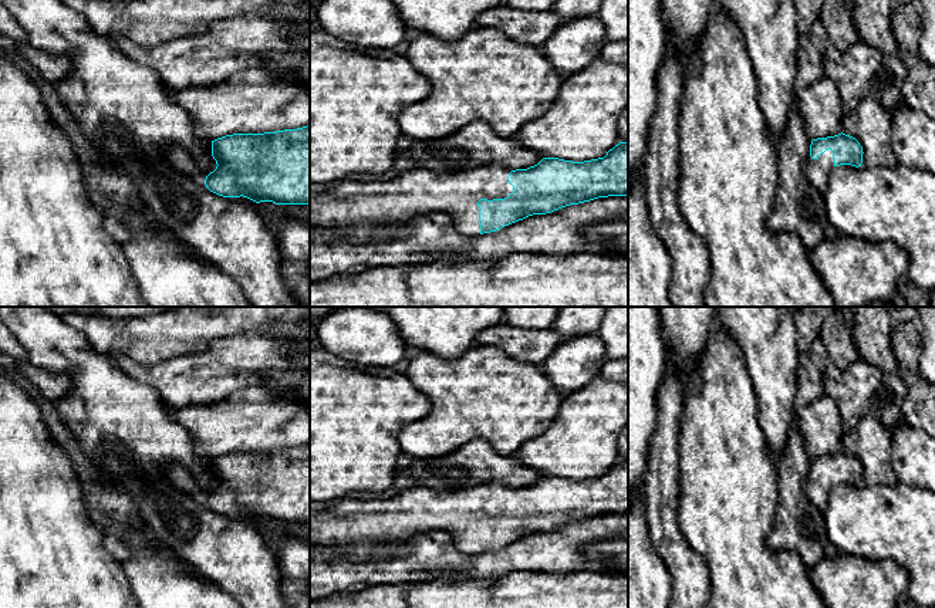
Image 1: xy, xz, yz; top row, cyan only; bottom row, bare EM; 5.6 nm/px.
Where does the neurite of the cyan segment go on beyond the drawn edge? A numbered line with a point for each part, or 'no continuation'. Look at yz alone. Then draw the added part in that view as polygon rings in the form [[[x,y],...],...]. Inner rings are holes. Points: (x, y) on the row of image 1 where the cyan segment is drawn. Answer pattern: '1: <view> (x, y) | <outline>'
1: yz (819, 169) | [[[830,149],[821,153],[818,159],[813,159],[809,153],[809,158],[804,163],[804,169],[810,179],[810,183],[821,193],[827,190],[827,180],[833,168],[834,159]]]

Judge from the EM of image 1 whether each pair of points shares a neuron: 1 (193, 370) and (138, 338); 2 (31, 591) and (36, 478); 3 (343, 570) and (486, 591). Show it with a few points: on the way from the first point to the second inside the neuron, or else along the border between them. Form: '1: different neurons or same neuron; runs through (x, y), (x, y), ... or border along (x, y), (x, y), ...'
1: different neurons; border along (184, 354), (154, 362), (139, 362)
2: same neuron; runs through (31, 563), (31, 506)
3: different neurons; border along (458, 574), (429, 581), (391, 583)

